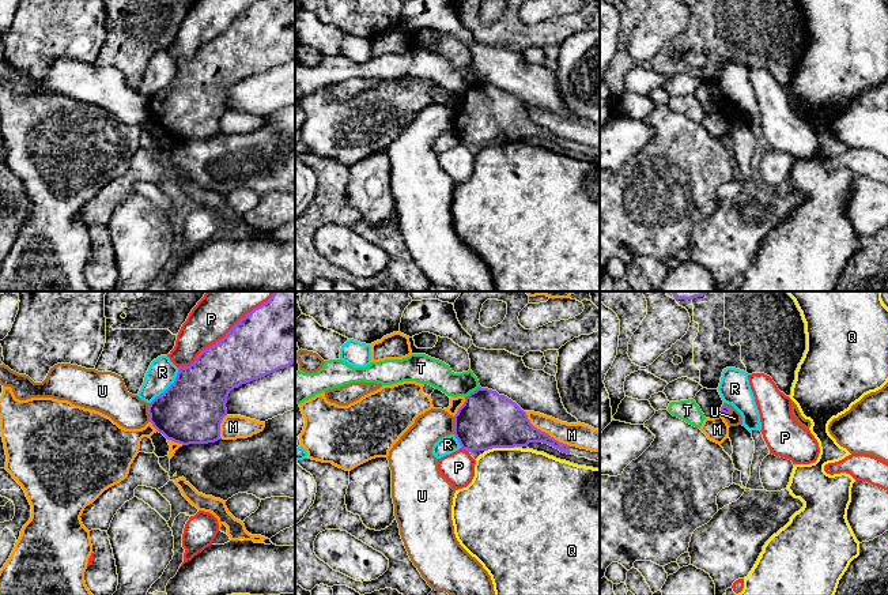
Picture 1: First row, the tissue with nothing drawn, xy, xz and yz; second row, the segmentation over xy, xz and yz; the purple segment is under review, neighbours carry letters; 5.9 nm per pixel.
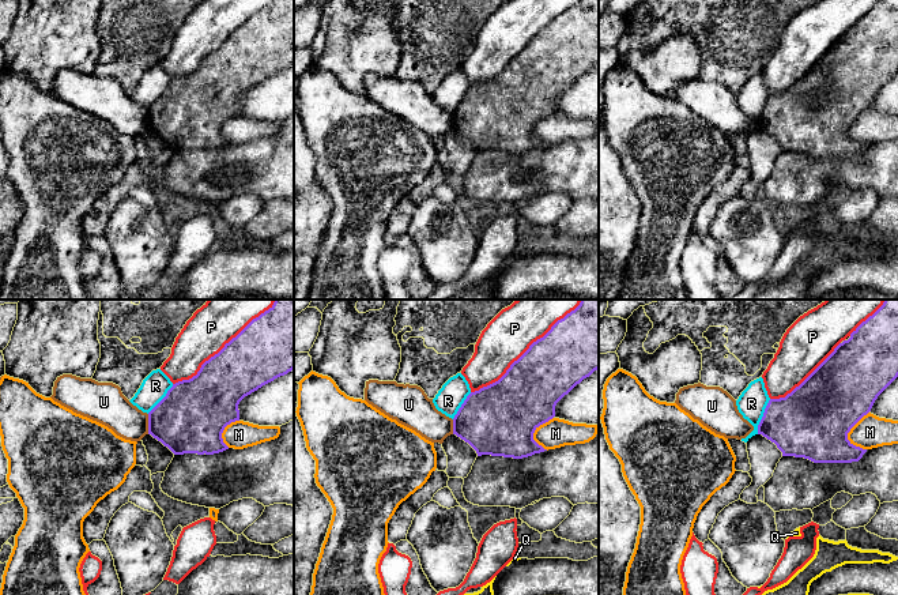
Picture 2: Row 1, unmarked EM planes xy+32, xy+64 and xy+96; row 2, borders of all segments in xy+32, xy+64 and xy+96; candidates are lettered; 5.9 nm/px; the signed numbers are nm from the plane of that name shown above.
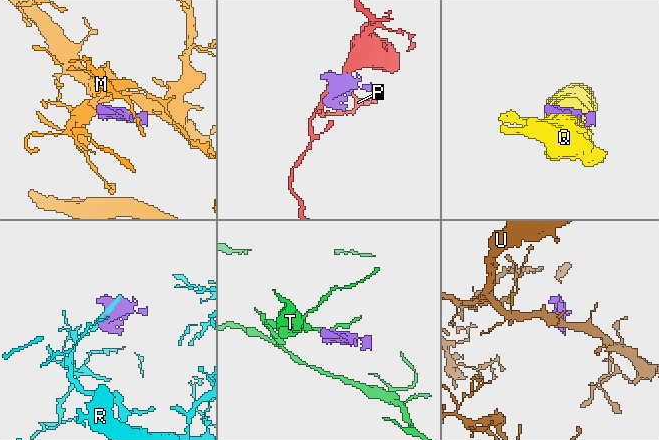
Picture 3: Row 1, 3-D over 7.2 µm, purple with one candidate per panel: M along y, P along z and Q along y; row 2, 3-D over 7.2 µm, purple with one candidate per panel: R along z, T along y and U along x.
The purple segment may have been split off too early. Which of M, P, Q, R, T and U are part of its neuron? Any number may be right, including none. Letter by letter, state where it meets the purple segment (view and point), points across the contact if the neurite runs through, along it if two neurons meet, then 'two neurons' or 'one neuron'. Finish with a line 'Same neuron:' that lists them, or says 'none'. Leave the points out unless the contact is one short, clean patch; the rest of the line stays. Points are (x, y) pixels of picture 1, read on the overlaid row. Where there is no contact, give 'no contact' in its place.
M: contact xz (544, 432); two neurons
P: contact xy (226, 334); two neurons
Q: contact xz (499, 447); two neurons
R: contact xy (169, 387); two neurons
T: contact xz (473, 391); border xz (479, 386), (465, 398); two neurons
U: contact xy (148, 413); two neurons
Same neuron: none

